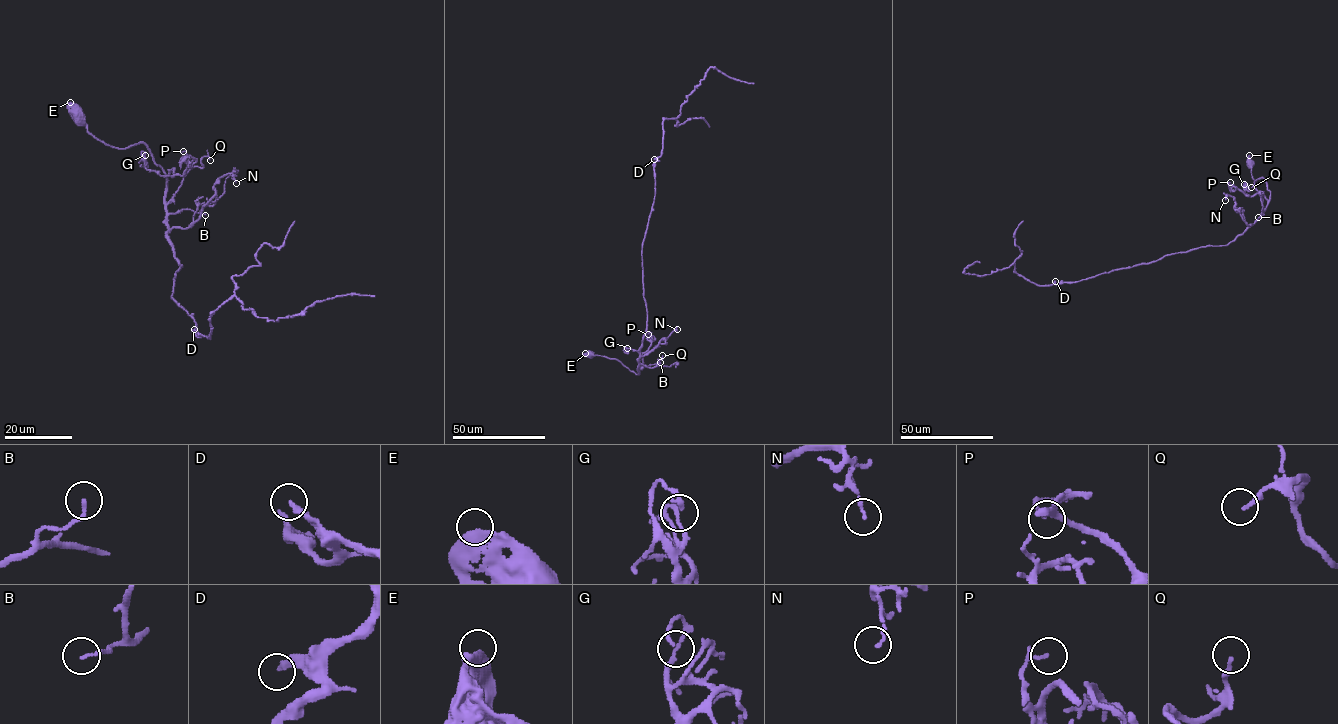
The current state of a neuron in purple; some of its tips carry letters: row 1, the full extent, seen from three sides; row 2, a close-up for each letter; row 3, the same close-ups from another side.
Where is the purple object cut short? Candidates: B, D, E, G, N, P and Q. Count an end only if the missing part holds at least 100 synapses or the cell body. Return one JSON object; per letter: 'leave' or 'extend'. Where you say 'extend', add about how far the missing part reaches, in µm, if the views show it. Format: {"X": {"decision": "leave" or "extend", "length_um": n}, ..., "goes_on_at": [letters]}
{"B": {"decision": "leave"}, "D": {"decision": "leave"}, "E": {"decision": "leave"}, "G": {"decision": "leave"}, "N": {"decision": "leave"}, "P": {"decision": "leave"}, "Q": {"decision": "leave"}, "goes_on_at": []}

